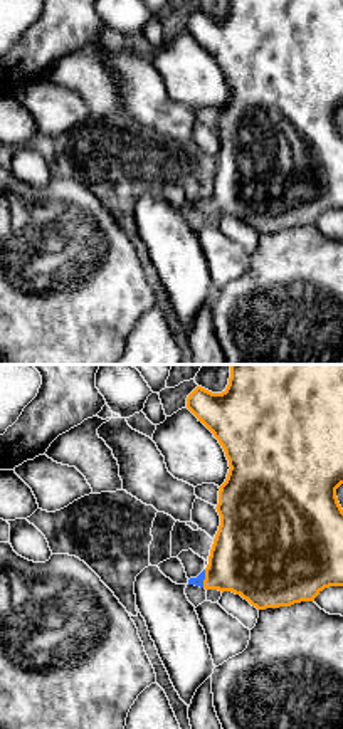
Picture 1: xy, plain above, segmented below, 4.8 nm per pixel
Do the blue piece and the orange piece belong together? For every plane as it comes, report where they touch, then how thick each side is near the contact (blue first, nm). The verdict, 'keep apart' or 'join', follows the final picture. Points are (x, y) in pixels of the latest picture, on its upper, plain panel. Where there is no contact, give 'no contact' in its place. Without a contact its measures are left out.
(204, 202) | 50/380 nm

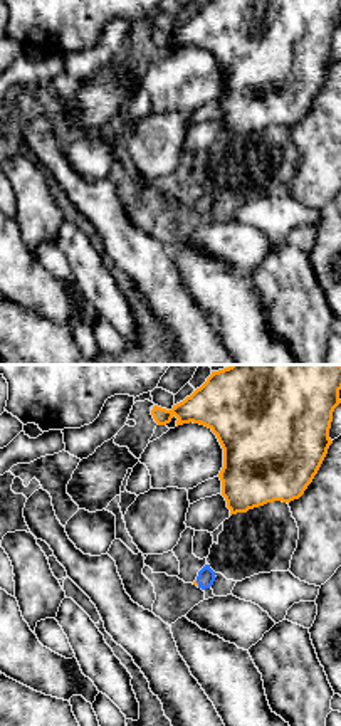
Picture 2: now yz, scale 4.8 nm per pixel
(197, 205) | 90/20 nm

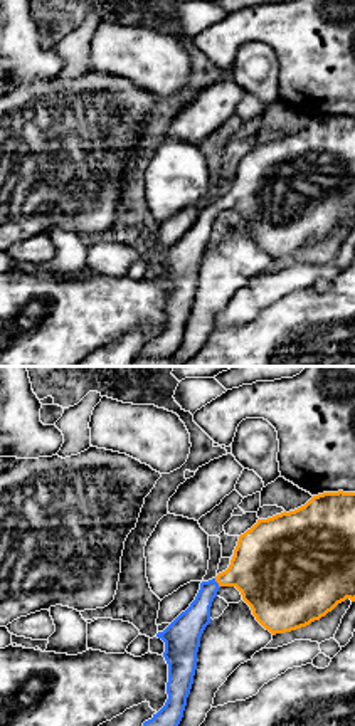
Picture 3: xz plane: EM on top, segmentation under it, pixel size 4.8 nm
(217, 207) | 150/340 nm

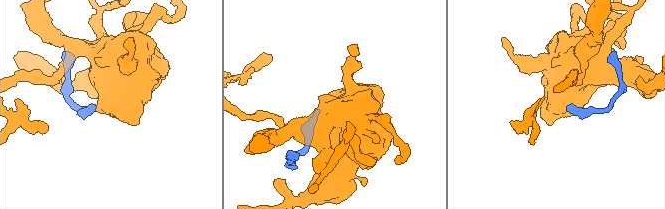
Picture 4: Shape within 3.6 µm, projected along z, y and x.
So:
join

